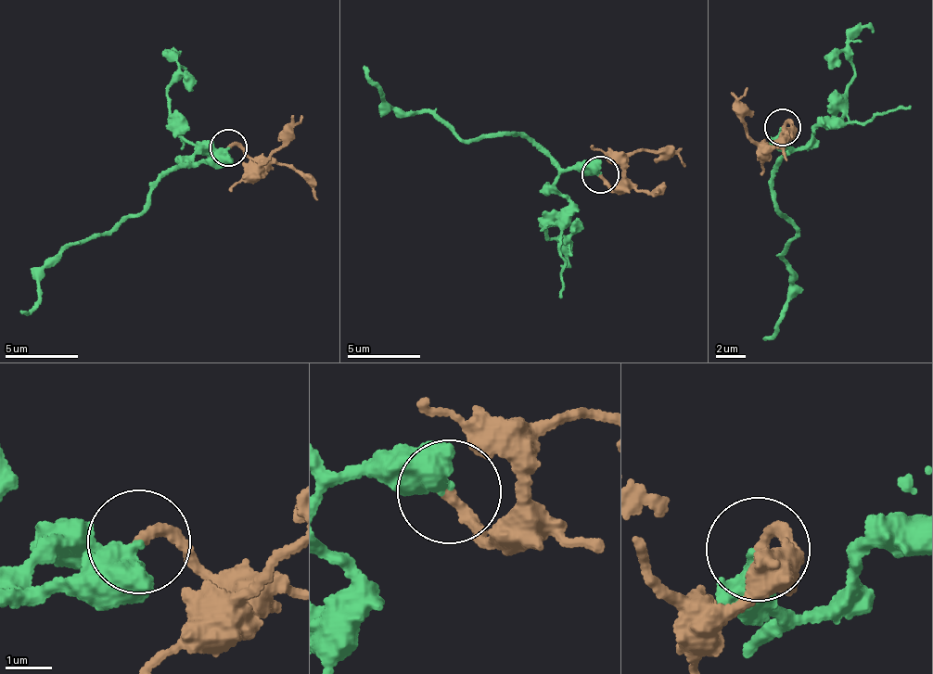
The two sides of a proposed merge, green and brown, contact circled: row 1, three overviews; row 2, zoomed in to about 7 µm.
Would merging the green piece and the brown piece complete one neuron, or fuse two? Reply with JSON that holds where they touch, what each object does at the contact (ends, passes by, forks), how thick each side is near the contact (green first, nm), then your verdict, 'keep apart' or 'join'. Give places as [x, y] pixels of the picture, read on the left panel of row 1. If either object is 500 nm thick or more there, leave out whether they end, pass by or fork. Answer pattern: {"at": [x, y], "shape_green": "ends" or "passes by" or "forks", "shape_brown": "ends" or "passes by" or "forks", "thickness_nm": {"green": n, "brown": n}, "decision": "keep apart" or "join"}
{"at": [228, 147], "thickness_nm": {"green": 550, "brown": 240}, "decision": "join"}

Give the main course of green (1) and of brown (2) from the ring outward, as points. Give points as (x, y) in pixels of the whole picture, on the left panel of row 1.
1: (228, 146), (155, 184), (139, 214), (121, 216), (72, 247), (48, 267), (34, 306), (19, 311)
2: (229, 146), (240, 148), (265, 170), (263, 166), (302, 114)

